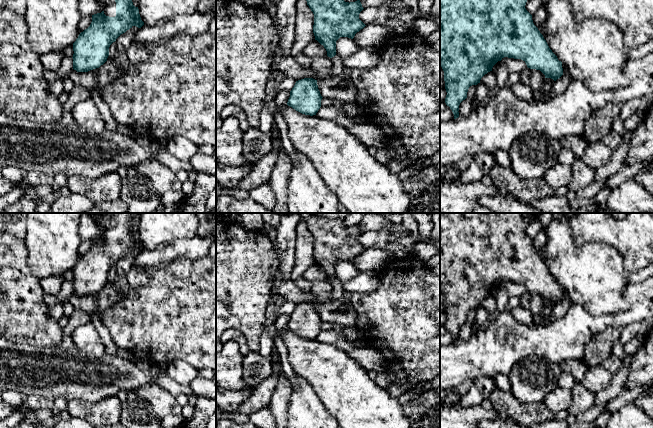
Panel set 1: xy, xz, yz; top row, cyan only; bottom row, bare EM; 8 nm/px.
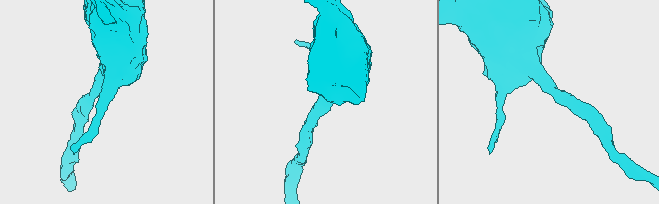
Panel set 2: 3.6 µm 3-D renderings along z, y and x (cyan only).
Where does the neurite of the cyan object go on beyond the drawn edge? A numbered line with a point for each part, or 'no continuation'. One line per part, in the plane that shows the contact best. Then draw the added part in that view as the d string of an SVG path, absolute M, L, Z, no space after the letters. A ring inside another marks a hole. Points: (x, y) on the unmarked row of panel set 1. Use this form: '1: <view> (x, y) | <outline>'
1: xy (107, 222) | M104 215L100 218L100 223L103 229L103 235L106 240L115 241L116 240L116 216L114 215Z

